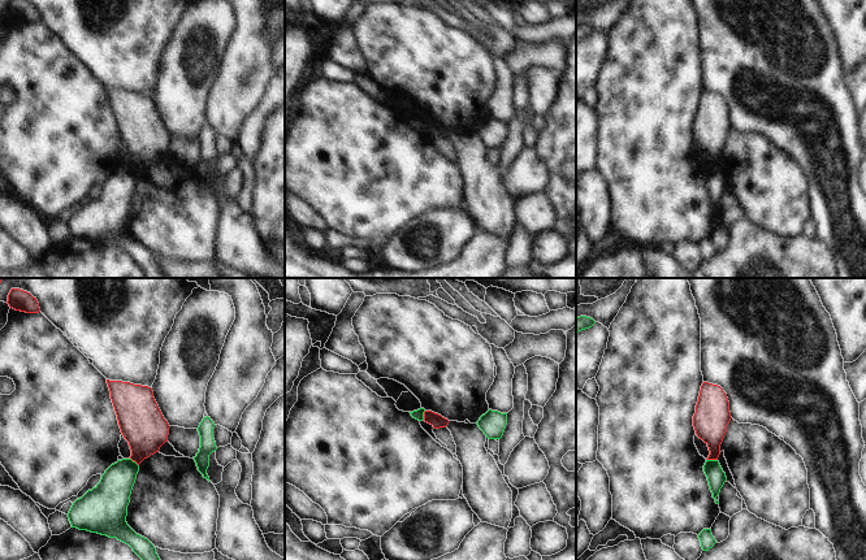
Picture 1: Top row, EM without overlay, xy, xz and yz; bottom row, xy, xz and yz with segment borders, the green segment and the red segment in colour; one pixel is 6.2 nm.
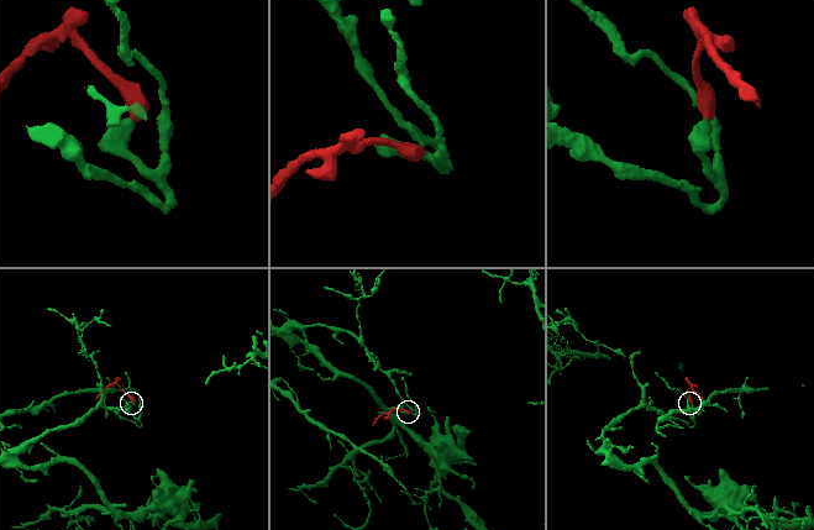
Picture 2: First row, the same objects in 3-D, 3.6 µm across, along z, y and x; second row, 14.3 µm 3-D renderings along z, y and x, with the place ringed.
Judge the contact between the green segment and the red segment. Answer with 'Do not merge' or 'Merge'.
Do not merge

